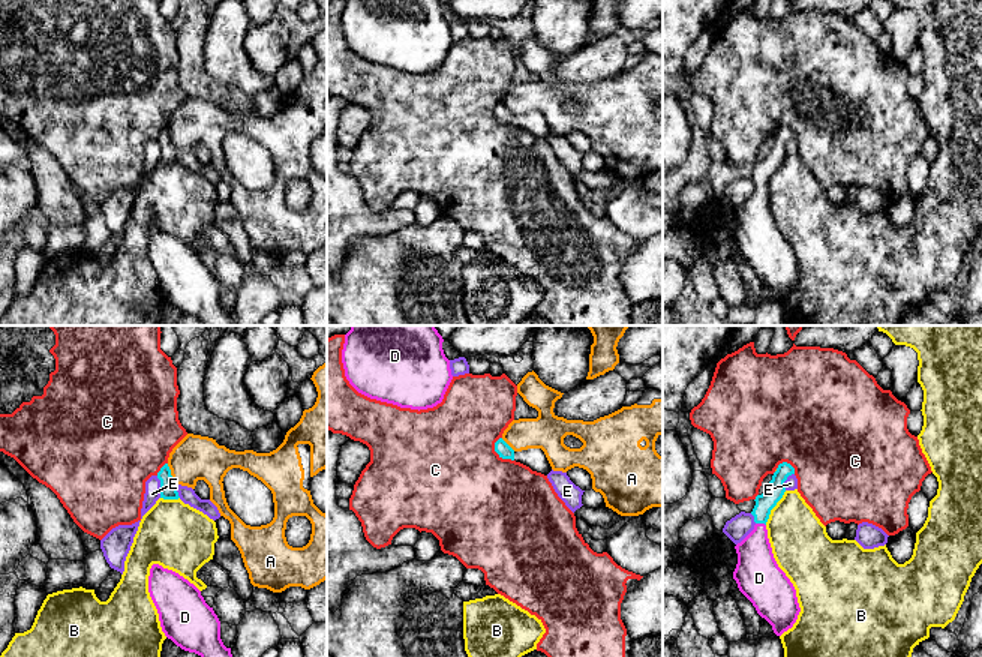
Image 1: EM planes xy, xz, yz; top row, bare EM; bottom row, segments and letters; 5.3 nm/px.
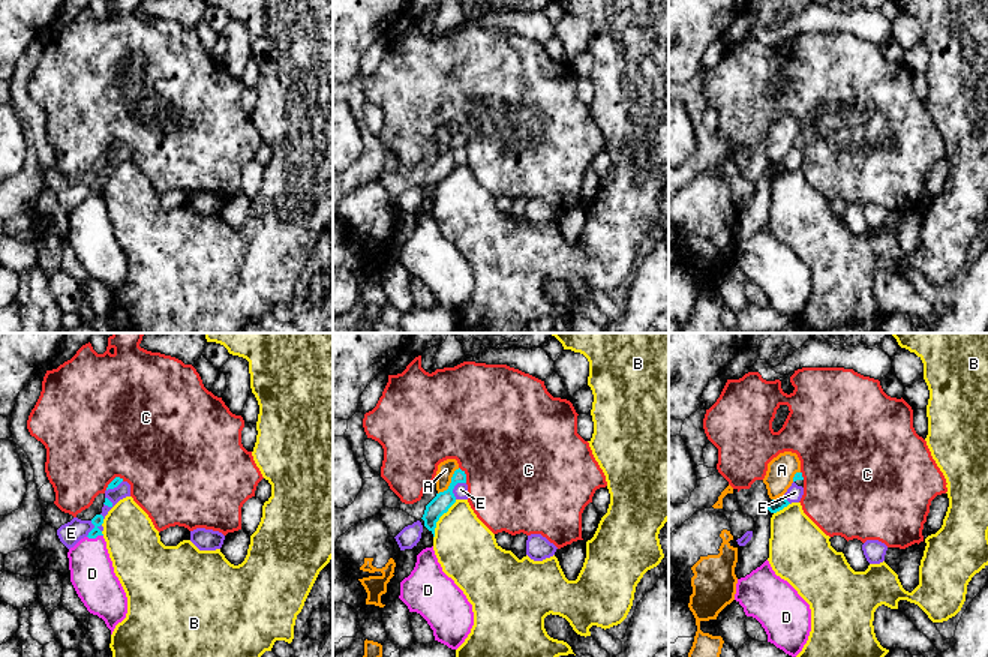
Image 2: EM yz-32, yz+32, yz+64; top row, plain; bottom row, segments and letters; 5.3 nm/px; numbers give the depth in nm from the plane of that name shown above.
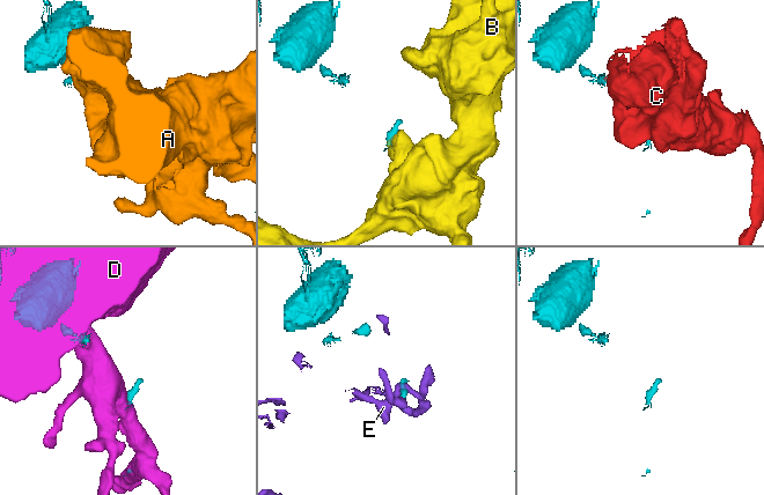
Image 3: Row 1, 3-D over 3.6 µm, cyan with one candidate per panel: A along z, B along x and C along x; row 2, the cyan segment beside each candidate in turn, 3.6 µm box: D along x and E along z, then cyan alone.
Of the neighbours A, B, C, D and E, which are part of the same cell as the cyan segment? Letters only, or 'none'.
D

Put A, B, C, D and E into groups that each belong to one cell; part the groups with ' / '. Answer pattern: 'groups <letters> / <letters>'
groups A / B C / D / E

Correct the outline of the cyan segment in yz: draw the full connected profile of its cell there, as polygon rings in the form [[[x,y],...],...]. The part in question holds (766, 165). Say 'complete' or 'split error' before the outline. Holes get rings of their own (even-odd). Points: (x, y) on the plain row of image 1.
split error; [[[783,126],[762,159],[756,160],[754,194],[735,210],[738,228],[733,243],[739,255],[753,267],[777,300],[793,291],[801,276],[796,254],[786,237],[778,231],[768,202],[766,186],[771,174],[783,162],[784,146],[795,138],[795,132]]]

